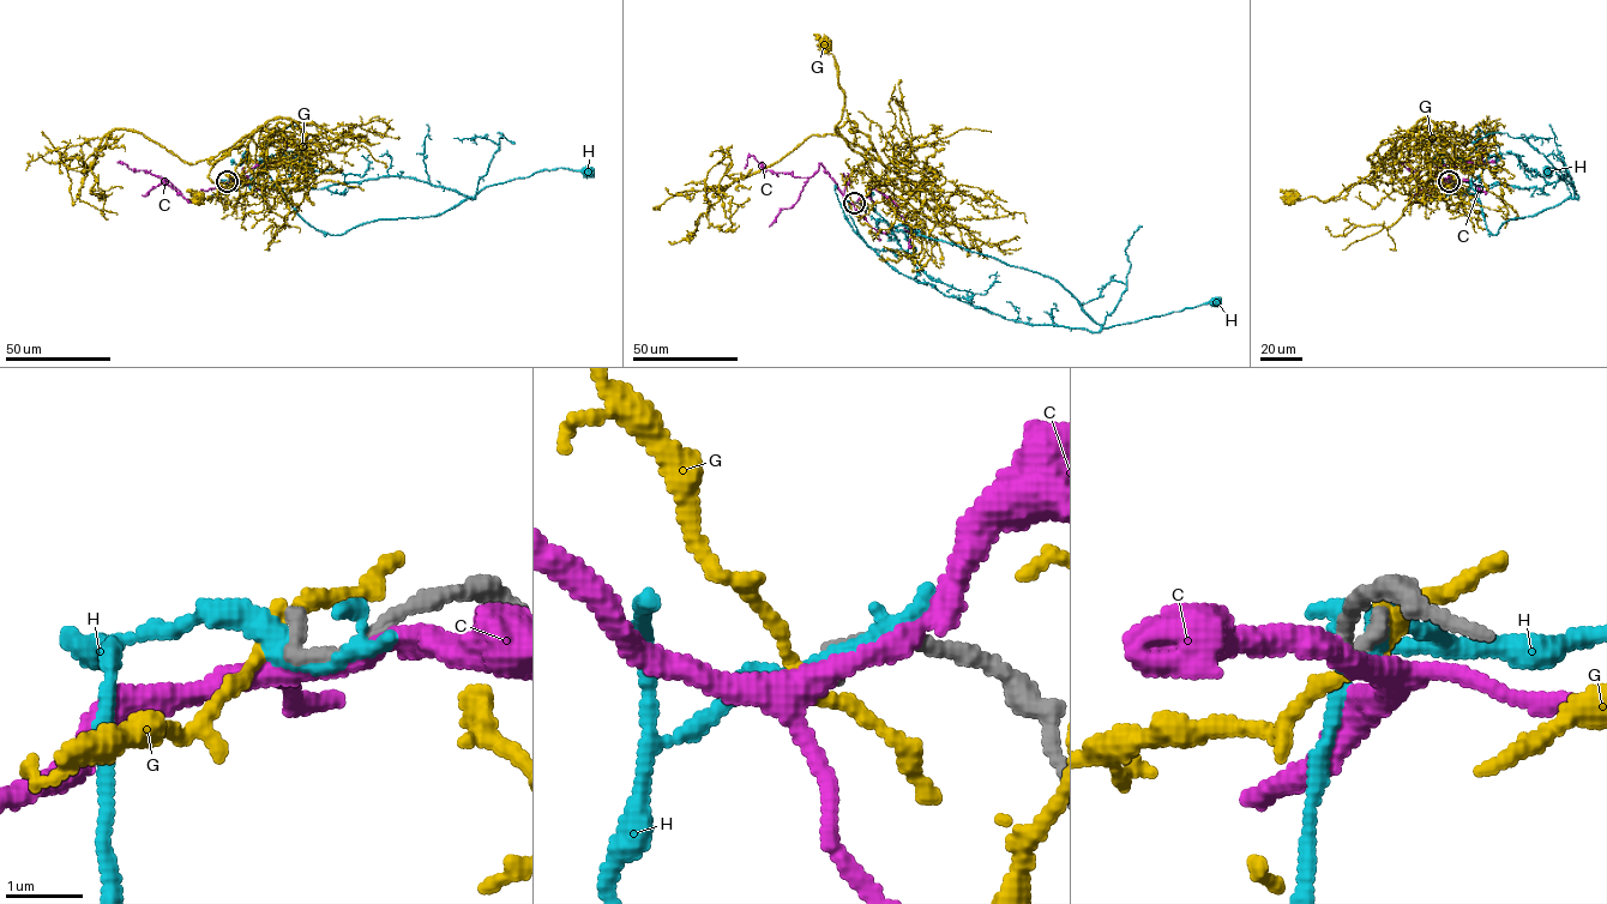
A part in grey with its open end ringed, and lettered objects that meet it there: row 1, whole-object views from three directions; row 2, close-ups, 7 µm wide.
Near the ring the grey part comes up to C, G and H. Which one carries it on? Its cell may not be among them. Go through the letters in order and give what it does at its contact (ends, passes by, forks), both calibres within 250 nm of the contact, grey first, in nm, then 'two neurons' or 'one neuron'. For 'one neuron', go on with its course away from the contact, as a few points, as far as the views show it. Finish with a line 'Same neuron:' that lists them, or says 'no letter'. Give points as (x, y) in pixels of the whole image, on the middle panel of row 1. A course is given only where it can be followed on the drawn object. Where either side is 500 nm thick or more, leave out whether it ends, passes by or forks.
C: it passes by; calibres 240 and 280 nm; two neurons
G: it passes by; calibres 200 and 170 nm; two neurons
H: it ends; calibres 240 and 280 nm; two neurons
Same neuron: no letter

